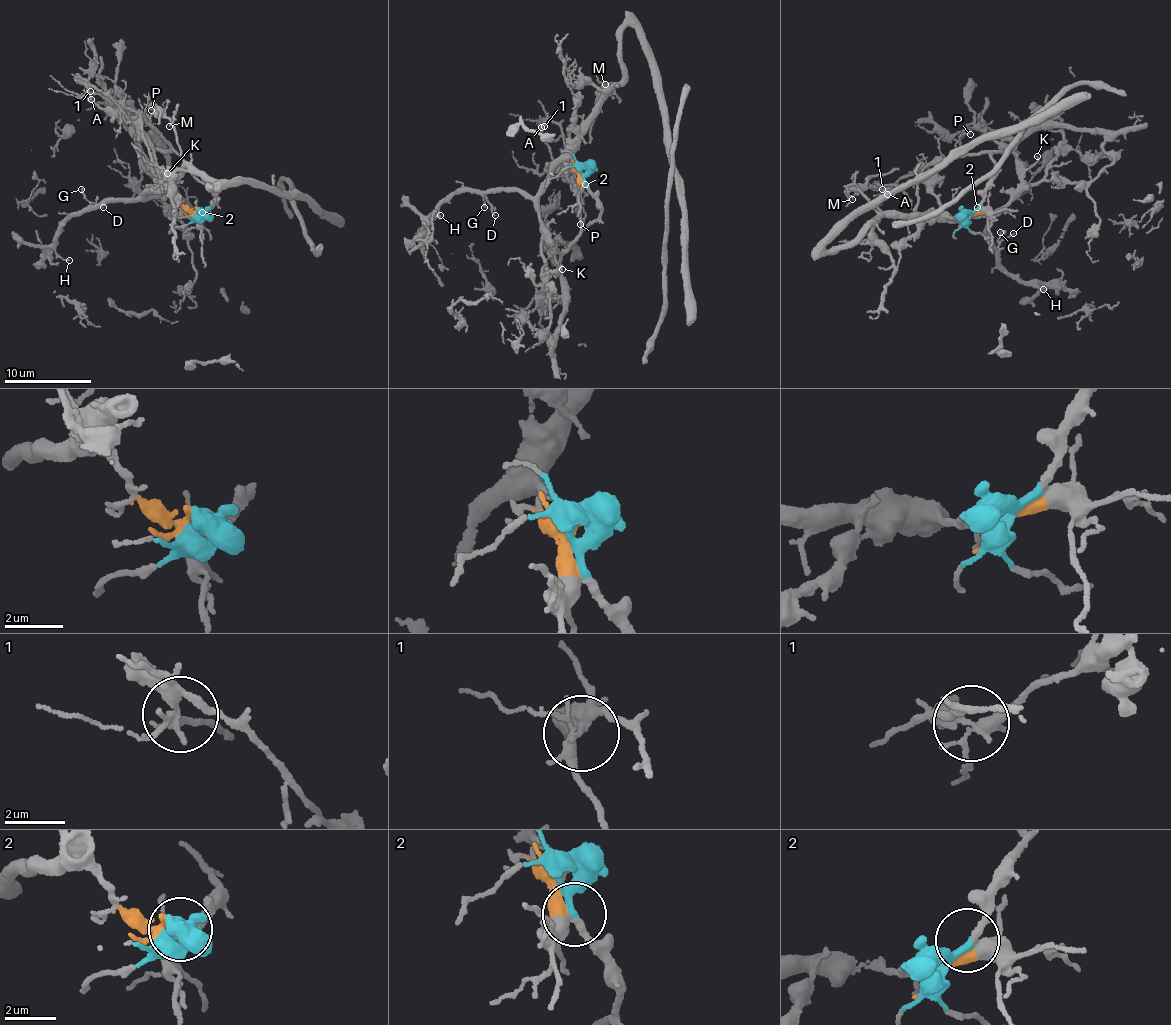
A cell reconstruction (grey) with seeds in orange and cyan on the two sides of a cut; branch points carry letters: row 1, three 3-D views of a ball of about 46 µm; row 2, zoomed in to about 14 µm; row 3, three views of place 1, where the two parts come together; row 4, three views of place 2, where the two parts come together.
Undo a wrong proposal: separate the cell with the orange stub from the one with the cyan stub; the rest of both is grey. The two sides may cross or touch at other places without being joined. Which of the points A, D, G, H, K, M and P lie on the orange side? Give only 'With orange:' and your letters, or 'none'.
With orange: A, D, G, H, K, M

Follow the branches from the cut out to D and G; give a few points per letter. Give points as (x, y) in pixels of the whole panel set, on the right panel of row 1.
D: (959, 214), (966, 215), (947, 218), (952, 223), (989, 218), (988, 240), (994, 248), (1013, 232)
G: (959, 214), (966, 215), (948, 217), (952, 223), (989, 218), (988, 240), (994, 248), (1000, 232)

